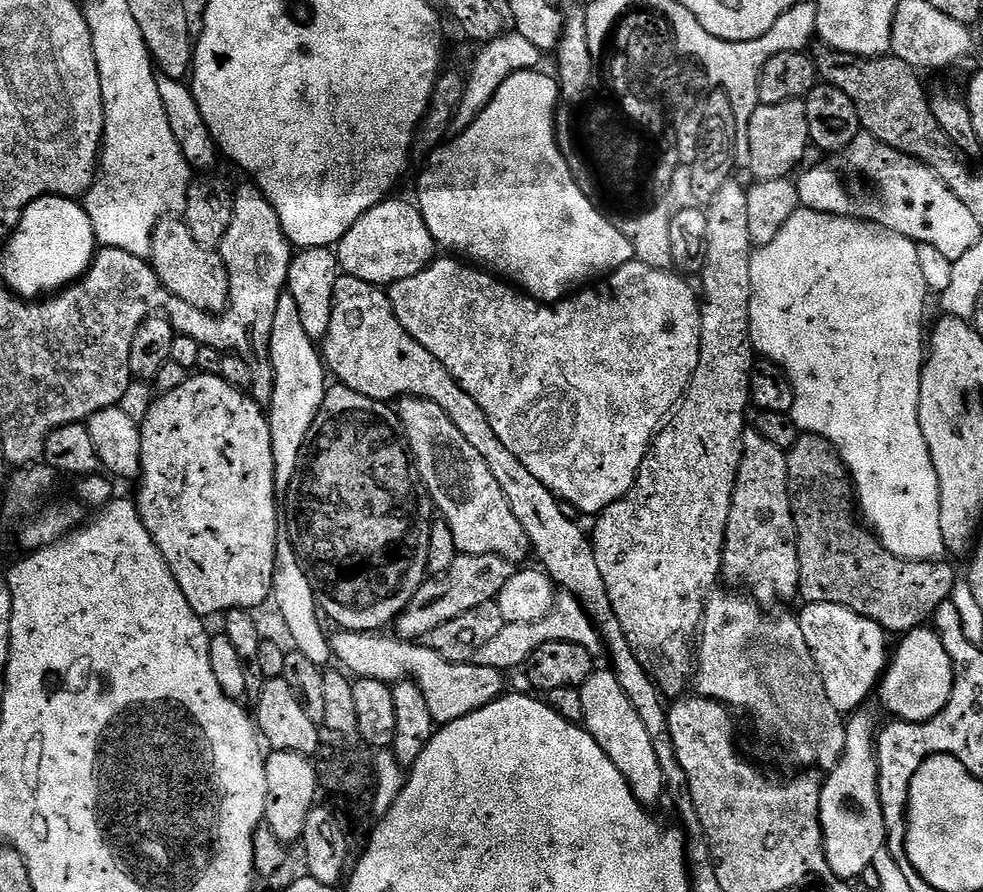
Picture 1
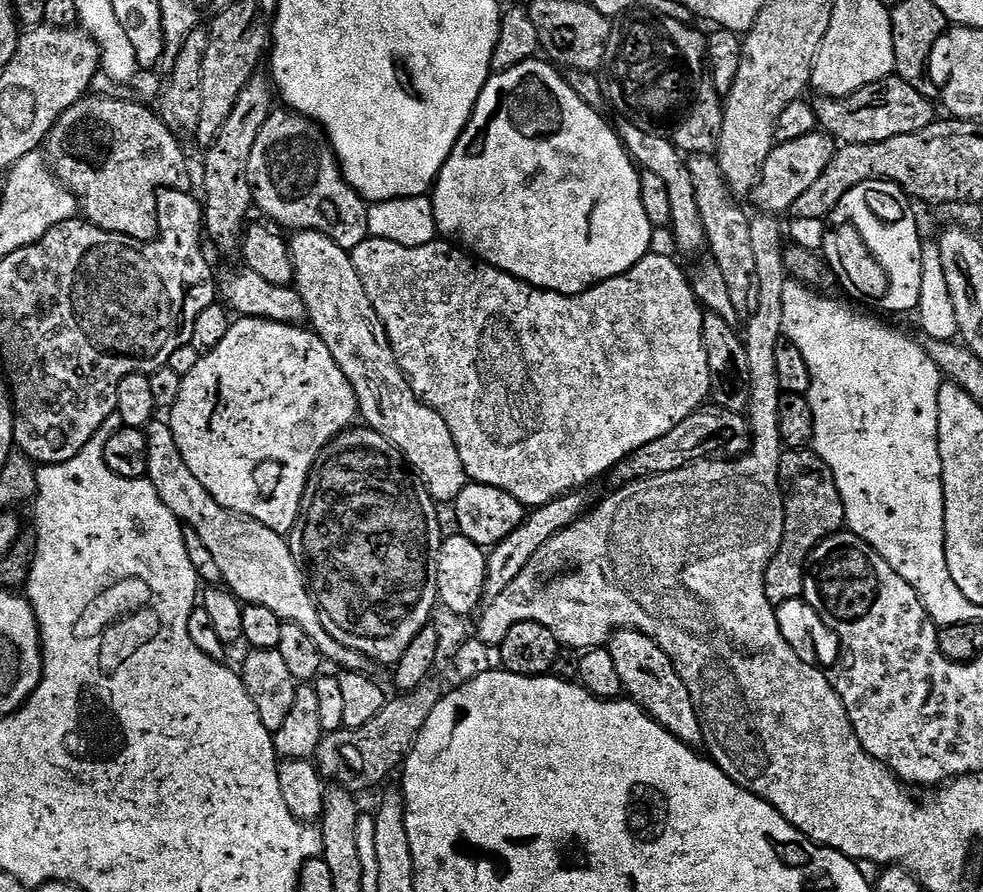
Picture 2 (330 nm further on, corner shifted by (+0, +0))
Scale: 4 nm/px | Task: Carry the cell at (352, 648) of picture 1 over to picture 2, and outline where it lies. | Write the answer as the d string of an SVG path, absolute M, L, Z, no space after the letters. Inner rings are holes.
M160 418L153 419L146 431L148 433L148 475L146 479L154 486L154 490L158 490L158 498L162 498L162 502L166 502L166 506L170 506L170 510L181 524L192 528L194 534L198 534L198 538L202 538L203 544L209 548L214 562L218 562L218 570L222 570L222 581L226 587L244 604L267 606L269 610L274 610L274 614L278 614L280 620L296 624L302 630L306 630L306 634L310 634L310 638L314 638L325 661L332 663L333 660L334 663L341 664L339 667L346 672L364 672L367 669L366 666L369 667L370 664L368 657L357 652L355 648L340 643L335 635L325 628L307 579L294 562L287 539L281 533L262 526L262 522L249 520L236 512L226 510L218 502L214 502L208 489L202 486L202 482L198 482L198 478L194 478L194 474L190 474L190 466L186 466L186 462L182 462L178 442L174 442L172 428L167 422L163 419L160 420Z

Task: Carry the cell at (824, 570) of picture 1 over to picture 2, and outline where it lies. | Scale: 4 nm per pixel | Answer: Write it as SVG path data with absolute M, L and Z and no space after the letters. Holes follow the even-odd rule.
M789 448L780 454L780 488L784 492L784 533L782 542L774 554L774 558L768 563L764 585L766 586L766 598L774 606L782 602L799 600L804 594L804 574L808 563L808 555L822 543L828 536L841 531L845 527L844 503L838 494L838 486L834 482L834 474L830 466L814 450L802 448Z

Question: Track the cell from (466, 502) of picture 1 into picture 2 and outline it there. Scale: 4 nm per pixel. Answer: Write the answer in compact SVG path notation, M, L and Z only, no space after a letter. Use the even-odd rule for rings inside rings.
M312 230L292 232L288 249L294 262L294 286L298 294L302 294L304 309L308 311L307 323L312 331L318 334L318 338L326 342L326 350L334 354L334 362L338 362L342 374L346 374L360 404L359 415L363 423L375 432L381 432L402 453L407 467L415 473L420 485L432 495L437 505L451 505L459 496L464 495L464 487L470 483L462 466L462 458L458 455L458 446L454 446L454 434L450 434L450 426L446 426L442 414L423 404L408 385L404 371L401 370L398 358L390 346L386 326L382 318L378 318L370 302L370 294L366 294L366 286L362 286L358 270L354 270L351 251L326 238L326 234L318 234Z

